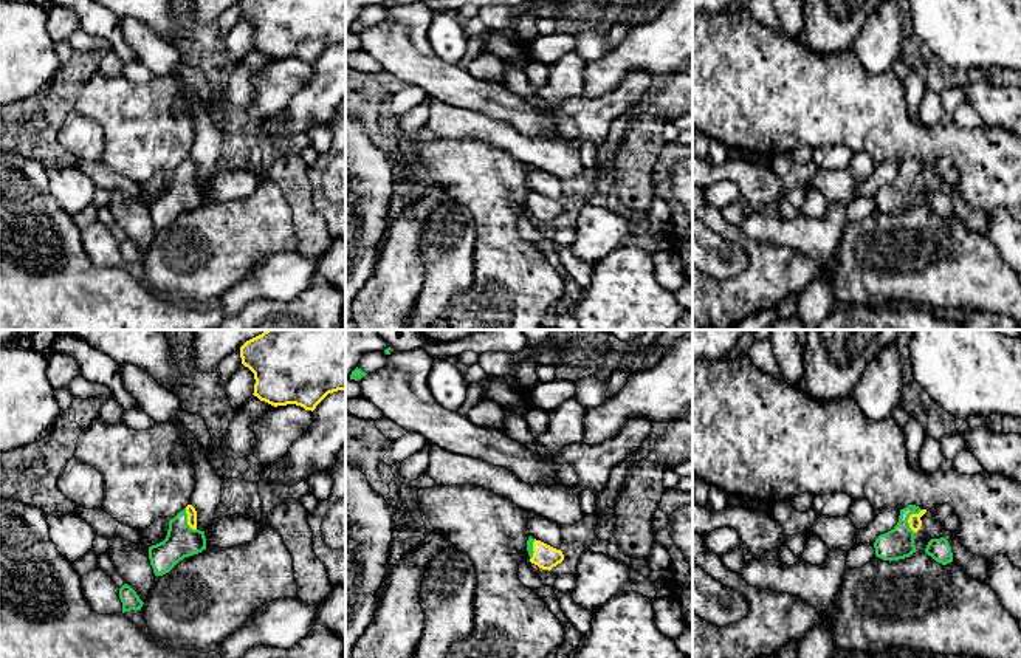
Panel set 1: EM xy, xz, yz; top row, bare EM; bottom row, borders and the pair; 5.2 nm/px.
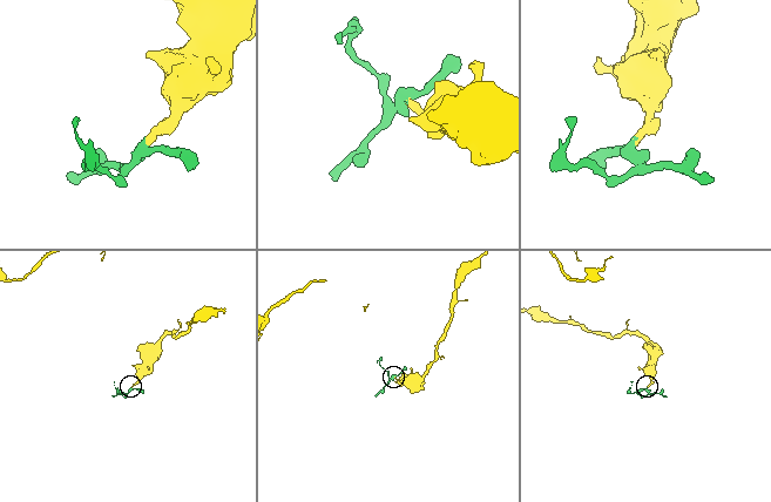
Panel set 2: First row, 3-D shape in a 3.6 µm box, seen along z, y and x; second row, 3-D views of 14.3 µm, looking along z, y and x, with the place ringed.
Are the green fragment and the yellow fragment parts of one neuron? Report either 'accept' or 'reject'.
accept

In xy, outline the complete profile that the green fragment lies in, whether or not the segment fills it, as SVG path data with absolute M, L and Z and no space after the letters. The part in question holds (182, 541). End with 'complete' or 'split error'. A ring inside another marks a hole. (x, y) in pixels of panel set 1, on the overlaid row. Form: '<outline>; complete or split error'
M187 505L169 520L163 542L149 547L149 559L155 576L169 573L180 560L206 550L205 531L197 528L197 511Z; split error

